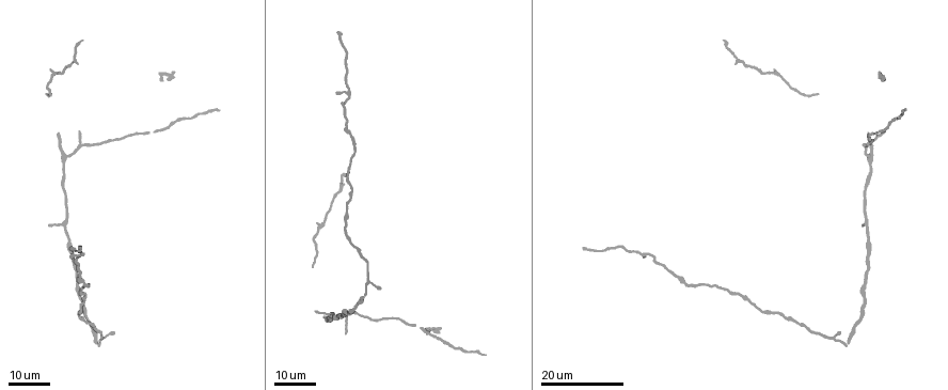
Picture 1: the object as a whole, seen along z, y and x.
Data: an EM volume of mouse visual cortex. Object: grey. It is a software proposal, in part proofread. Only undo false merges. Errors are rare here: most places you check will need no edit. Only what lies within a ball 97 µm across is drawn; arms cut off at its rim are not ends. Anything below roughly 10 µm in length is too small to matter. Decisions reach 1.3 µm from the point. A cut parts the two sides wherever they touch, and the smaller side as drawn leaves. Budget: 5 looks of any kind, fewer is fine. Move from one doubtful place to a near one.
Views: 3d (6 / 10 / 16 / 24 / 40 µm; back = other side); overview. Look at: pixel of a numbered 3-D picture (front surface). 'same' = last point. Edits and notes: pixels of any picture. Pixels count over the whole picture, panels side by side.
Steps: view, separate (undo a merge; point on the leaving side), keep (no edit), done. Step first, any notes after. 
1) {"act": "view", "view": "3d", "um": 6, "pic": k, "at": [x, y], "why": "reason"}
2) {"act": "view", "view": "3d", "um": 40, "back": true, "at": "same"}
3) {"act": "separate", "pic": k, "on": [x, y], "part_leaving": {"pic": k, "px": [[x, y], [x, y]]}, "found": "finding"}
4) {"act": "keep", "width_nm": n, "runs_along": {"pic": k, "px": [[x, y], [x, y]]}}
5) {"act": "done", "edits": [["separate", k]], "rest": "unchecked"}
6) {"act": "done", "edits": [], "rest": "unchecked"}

{"act": "view", "view": "3d", "um": 16, "pic": 1, "at": [344, 221], "why": "thick turns thin"}

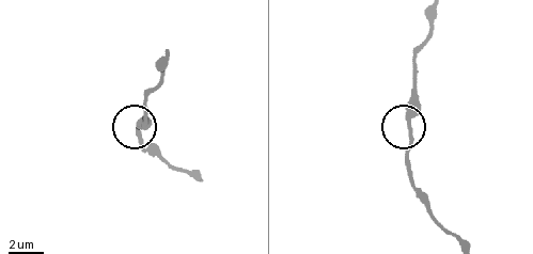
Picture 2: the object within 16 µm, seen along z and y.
{"act": "view", "view": "3d", "um": 6, "pic": 2, "at": [409, 127], "why": "closer look"}

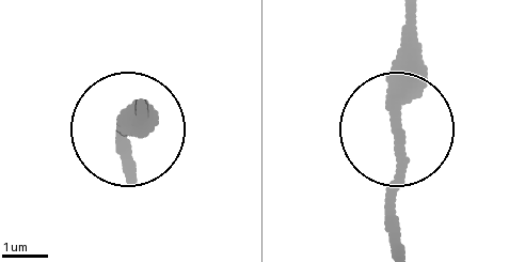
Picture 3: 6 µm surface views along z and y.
{"act": "keep", "runs_along": {"pic": 3, "px": [[402, 243], [395, 82], [407, 13]]}, "found": "all the same neuron"}

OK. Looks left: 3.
{"act": "view", "view": "3d", "um": 24, "pic": 1, "at": [349, 95], "why": "thick turns thin"}

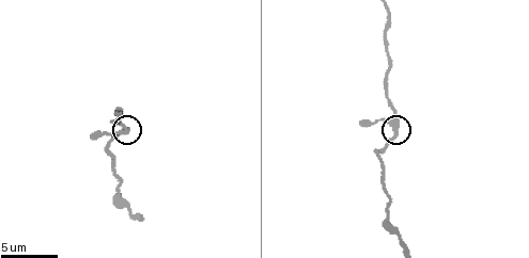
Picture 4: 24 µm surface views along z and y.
{"act": "view", "view": "3d", "um": 6, "pic": 4, "at": [395, 136], "why": "zoom in"}

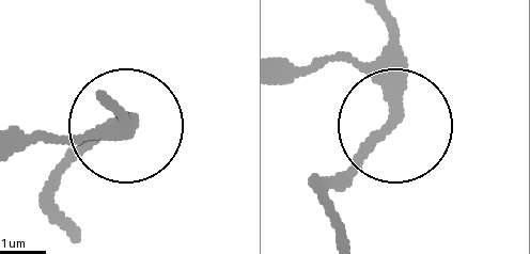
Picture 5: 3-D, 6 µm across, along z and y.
{"act": "keep", "found": "one neuron here"}

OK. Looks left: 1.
{"act": "view", "view": "3d", "um": 6, "pic": 4, "at": [387, 219], "why": "thick turns thin"}

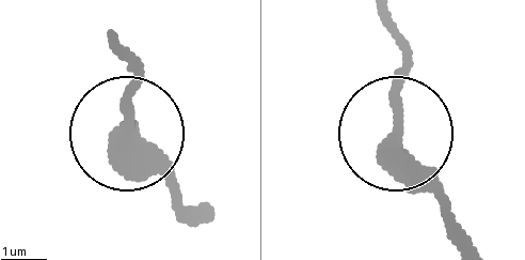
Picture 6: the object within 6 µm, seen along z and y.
{"act": "keep", "runs_along": {"pic": 6, "px": [[471, 240], [398, 125], [410, 48]]}, "found": "continuous, no second neuron"}

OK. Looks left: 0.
{"act": "done", "edits": [], "rest": "unchecked"}

